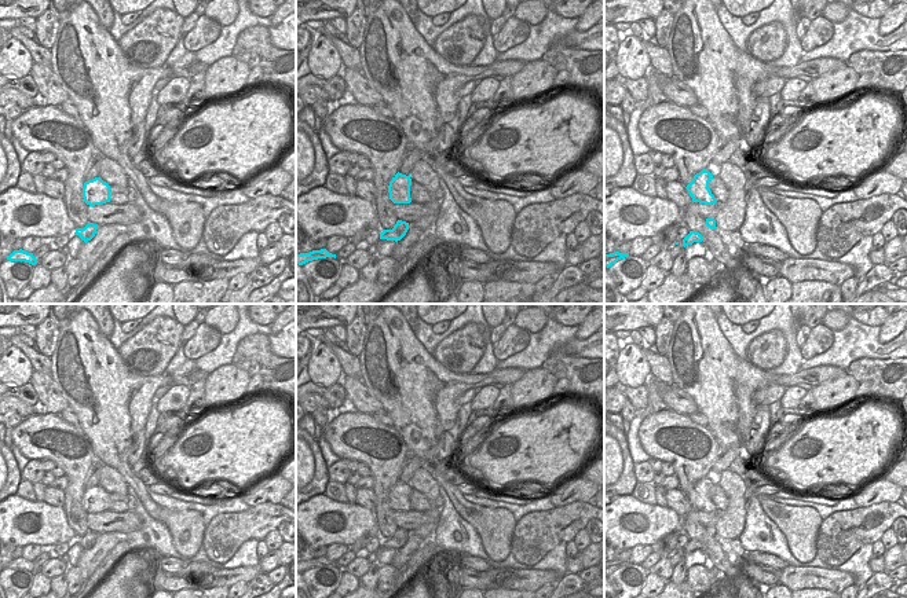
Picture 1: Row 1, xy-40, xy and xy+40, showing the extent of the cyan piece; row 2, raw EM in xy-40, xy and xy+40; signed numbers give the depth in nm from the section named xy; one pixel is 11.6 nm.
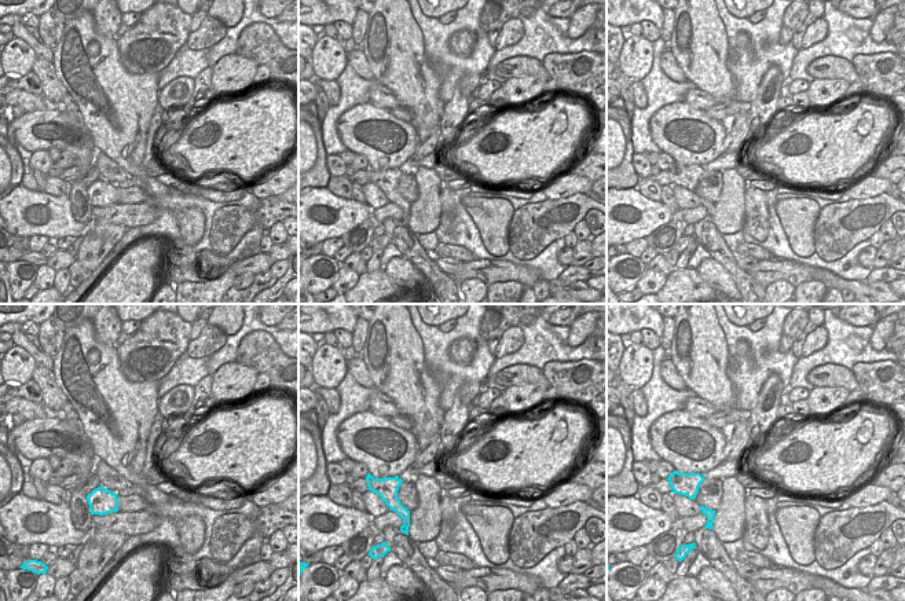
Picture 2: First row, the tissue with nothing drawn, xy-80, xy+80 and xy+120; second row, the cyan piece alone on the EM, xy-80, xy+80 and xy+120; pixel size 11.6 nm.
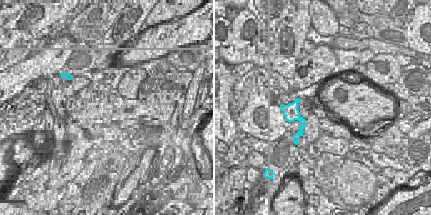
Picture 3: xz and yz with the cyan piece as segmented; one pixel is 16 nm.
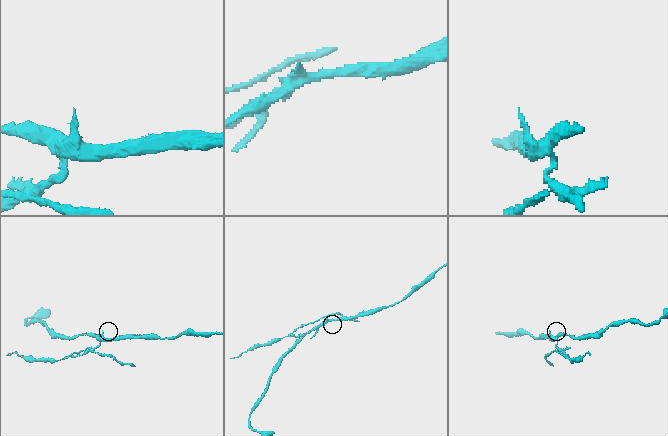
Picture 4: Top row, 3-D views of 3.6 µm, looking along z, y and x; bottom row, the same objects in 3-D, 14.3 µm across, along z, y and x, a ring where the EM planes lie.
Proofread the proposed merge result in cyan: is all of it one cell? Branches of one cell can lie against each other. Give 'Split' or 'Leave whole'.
Split.

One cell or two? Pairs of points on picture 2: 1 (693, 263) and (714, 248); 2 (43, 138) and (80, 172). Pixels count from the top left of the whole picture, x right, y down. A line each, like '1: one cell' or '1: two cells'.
1: two cells
2: two cells

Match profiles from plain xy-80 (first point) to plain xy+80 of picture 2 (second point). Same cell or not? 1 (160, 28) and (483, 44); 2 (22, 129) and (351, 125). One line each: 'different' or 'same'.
1: different
2: same

